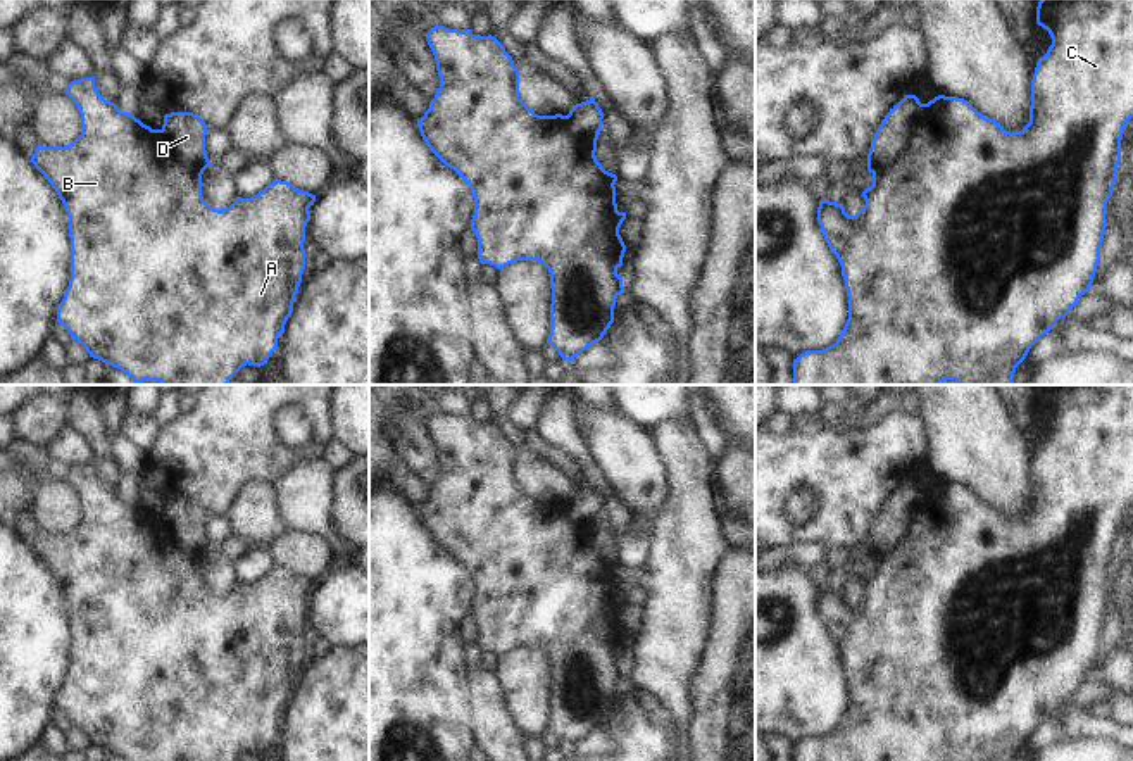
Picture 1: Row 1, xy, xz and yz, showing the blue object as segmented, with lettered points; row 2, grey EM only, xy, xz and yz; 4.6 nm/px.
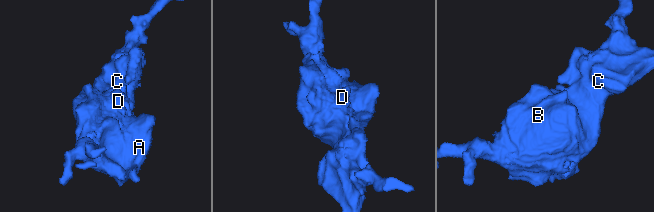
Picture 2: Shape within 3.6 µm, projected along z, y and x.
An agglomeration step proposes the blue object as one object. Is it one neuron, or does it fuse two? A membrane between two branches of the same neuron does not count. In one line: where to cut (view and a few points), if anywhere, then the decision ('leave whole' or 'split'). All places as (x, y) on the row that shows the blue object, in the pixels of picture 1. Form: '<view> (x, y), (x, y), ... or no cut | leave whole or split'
yz (921, 104), (907, 144), (890, 163), (871, 171) | split

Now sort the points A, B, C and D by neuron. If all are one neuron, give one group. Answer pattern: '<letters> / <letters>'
A B C / D

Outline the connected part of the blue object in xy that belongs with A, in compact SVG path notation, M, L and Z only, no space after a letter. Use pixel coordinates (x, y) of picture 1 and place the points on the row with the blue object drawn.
M95 78L71 81L66 95L76 104L81 114L81 135L66 147L38 145L31 162L48 179L64 204L69 217L71 238L71 280L62 302L57 305L57 323L64 326L71 340L81 343L90 357L98 359L126 373L136 385L159 381L160 385L228 385L243 366L264 366L274 350L285 324L293 312L298 286L305 269L305 226L310 221L309 207L316 195L295 188L288 181L274 179L250 198L236 197L226 209L210 207L202 197L202 174L207 167L186 167L174 155L169 140L160 129L152 129L129 112L105 100L95 86Z

